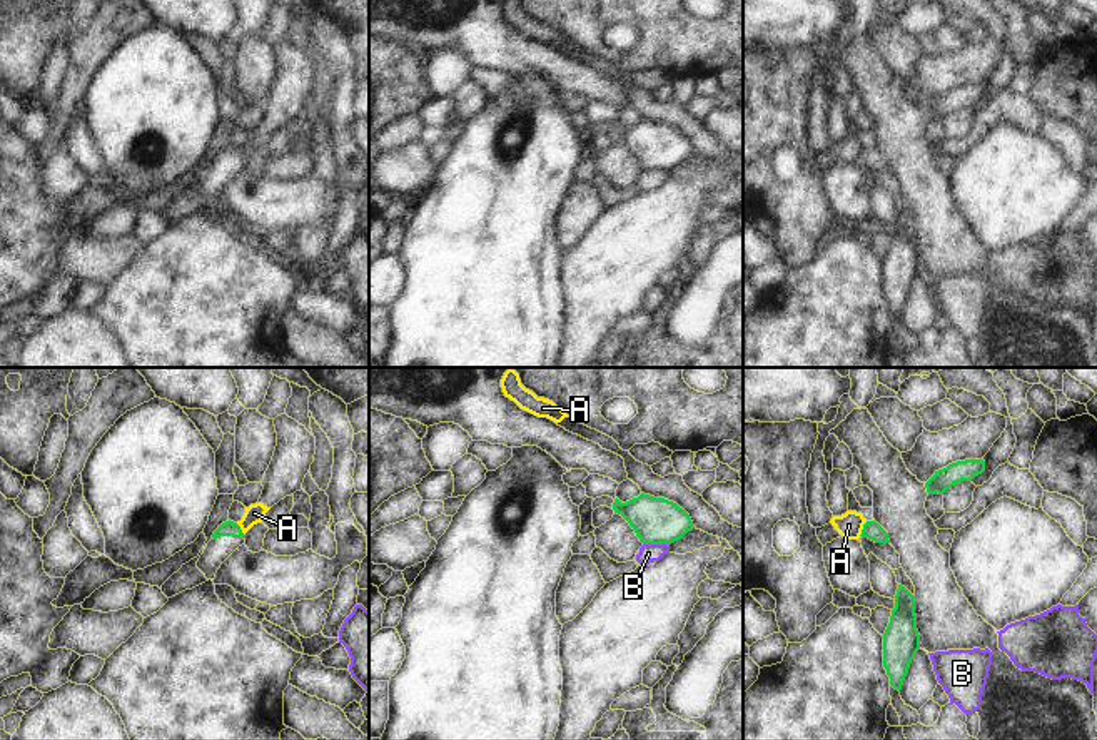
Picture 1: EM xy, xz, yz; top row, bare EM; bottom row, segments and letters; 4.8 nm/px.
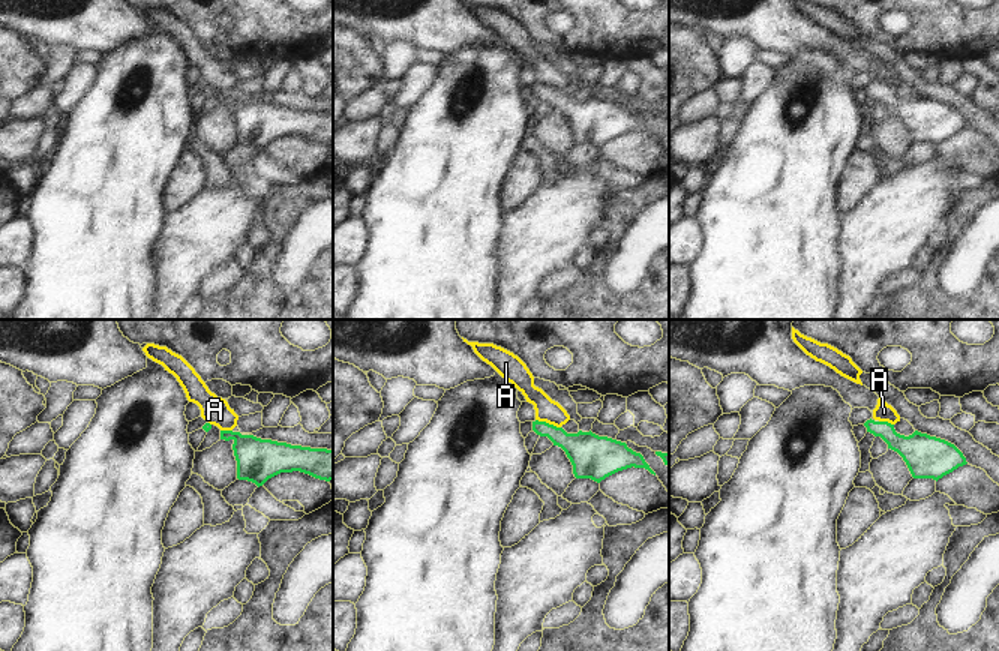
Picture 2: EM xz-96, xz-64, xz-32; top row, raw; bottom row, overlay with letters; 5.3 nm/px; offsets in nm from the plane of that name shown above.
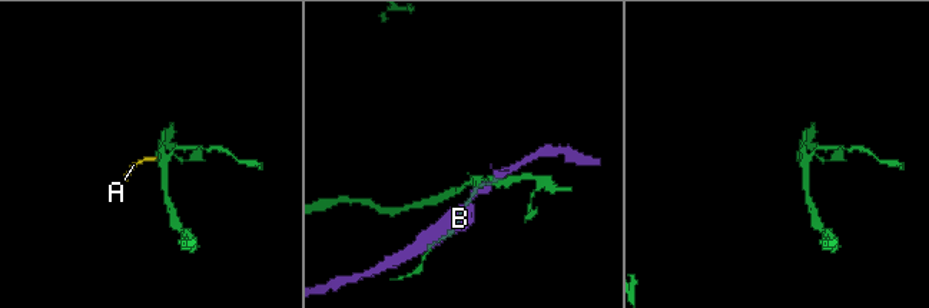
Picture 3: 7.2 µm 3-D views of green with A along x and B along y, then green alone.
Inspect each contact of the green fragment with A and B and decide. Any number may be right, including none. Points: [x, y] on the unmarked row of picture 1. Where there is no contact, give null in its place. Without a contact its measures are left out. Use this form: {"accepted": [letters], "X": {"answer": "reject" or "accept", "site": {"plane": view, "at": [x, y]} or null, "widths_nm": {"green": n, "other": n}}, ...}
{"accepted": [], "A": {"answer": "reject", "site": {"plane": "yz", "at": [864, 154]}, "widths_nm": {"green": 90, "other": 120}}, "B": {"answer": "reject", "site": {"plane": "xz", "at": [657, 169]}, "widths_nm": {"green": 220, "other": 90}}}

